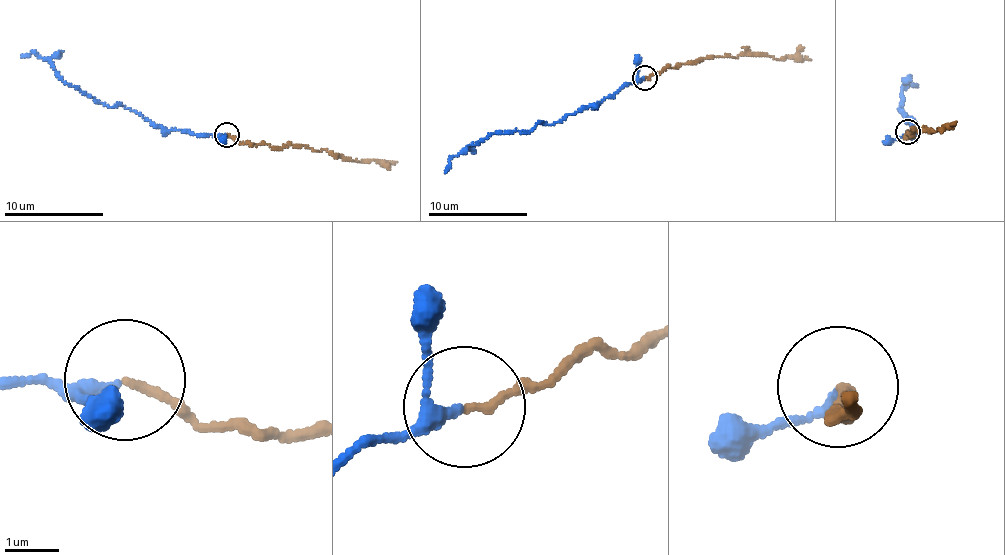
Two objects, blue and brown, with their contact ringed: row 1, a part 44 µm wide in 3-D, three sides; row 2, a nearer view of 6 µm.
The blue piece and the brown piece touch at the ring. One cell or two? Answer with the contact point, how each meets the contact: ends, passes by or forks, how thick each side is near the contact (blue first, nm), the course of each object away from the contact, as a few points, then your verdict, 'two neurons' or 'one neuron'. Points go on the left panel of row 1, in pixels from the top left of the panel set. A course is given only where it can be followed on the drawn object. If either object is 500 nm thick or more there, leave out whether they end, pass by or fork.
at (226, 135); blue passes by; brown ends there; 190 nm thick on the blue side, 130 nm on the other; blue runs (225, 134), (165, 130), (127, 108), (114, 104), (108, 107), (68, 83), (53, 64), (34, 53), (21, 57); brown runs (227, 134), (252, 144), (301, 145), (326, 149), (349, 161), (397, 162); one neuron

